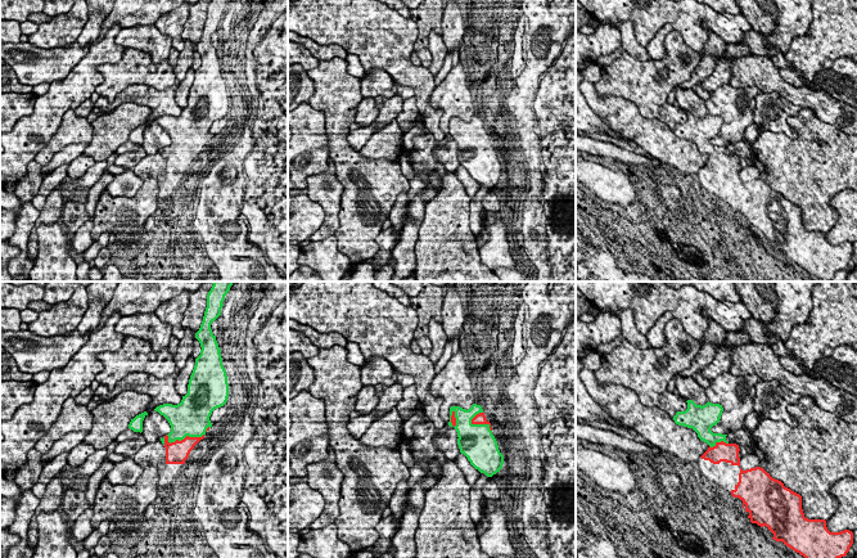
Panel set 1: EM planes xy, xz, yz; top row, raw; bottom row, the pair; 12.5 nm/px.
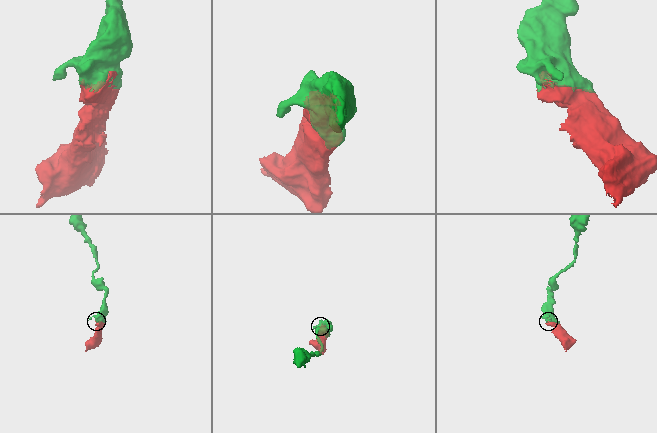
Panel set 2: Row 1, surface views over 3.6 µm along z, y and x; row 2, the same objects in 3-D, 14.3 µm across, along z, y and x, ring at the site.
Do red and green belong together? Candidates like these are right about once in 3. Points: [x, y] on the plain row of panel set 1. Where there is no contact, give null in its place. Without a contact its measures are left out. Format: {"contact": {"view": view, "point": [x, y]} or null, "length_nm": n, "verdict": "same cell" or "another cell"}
{"contact": {"view": "xy", "point": [184, 151]}, "length_nm": 480, "verdict": "same cell"}

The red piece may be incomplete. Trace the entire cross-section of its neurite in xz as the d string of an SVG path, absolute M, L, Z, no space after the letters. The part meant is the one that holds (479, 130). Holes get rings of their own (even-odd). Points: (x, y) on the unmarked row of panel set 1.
M473 116L468 122L451 118L448 138L456 141L460 165L475 181L487 189L500 184L504 167L499 162L491 135L486 131L481 117Z

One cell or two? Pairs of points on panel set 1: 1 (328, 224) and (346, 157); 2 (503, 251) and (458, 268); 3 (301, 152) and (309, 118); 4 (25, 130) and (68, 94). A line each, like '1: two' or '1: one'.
1: two
2: two
3: one
4: one

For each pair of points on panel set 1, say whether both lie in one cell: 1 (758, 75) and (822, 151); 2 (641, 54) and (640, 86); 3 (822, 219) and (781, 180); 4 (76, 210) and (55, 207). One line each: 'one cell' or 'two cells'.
1: two cells
2: two cells
3: one cell
4: two cells

